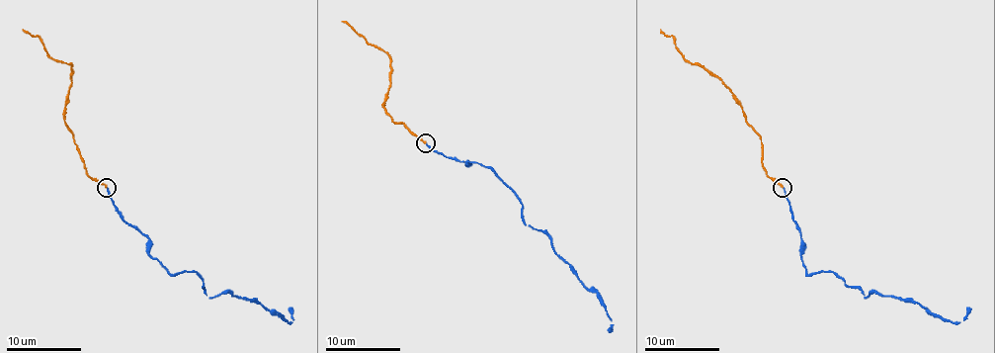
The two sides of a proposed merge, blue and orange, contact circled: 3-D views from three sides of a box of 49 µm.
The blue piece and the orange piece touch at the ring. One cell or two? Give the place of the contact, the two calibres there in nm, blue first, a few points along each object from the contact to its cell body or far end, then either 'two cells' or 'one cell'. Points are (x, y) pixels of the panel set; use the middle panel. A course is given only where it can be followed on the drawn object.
(425, 143) | 130/170 nm | blue via (425, 142), (490, 169), (512, 191), (525, 224), (549, 235), (598, 296), (613, 325), (609, 332) | orange via (425, 142), (400, 122), (393, 122), (383, 107), (391, 81), (391, 60), (382, 49), (374, 47), (341, 22) | one cell

